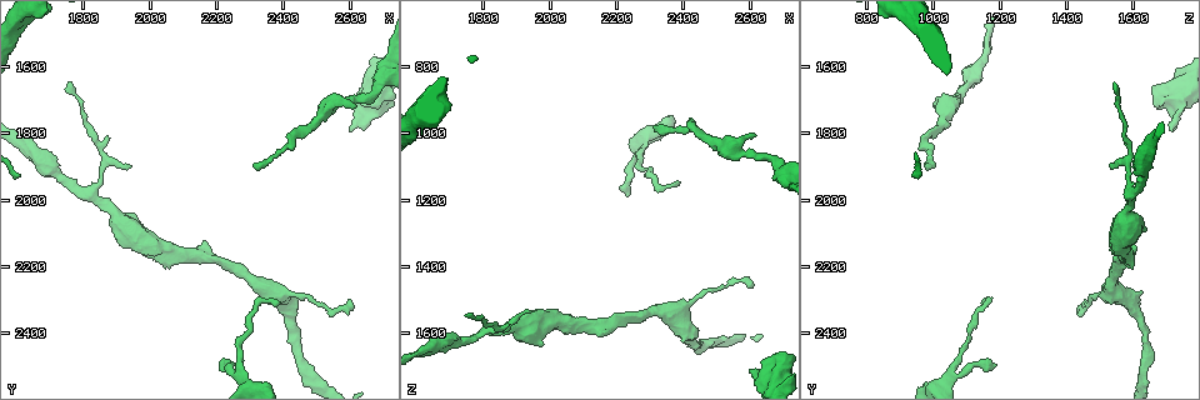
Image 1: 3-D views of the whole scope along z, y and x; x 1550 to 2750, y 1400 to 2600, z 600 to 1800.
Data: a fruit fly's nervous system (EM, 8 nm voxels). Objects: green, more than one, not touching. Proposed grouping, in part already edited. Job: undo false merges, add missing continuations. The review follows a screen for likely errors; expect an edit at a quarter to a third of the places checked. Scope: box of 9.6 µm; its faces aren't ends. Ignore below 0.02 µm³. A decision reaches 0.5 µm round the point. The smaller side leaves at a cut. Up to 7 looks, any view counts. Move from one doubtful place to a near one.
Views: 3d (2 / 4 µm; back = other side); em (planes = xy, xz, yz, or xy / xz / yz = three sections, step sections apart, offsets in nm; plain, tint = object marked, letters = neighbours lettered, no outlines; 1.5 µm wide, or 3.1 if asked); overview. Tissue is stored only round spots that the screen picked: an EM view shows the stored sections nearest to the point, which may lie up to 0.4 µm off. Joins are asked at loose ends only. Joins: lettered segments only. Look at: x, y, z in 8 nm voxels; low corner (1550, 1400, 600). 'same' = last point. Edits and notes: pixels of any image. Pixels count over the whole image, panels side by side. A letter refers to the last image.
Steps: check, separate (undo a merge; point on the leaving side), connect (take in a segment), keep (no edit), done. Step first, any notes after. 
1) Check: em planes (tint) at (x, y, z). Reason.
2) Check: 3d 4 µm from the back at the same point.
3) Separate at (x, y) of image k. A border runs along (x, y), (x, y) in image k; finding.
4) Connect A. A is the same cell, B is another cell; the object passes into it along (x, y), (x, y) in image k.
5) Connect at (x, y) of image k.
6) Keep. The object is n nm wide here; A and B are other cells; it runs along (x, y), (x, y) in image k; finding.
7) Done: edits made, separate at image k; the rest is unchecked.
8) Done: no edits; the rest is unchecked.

Check: em xy step 4 (tint) at (2600, 1800, 1720). Free end.

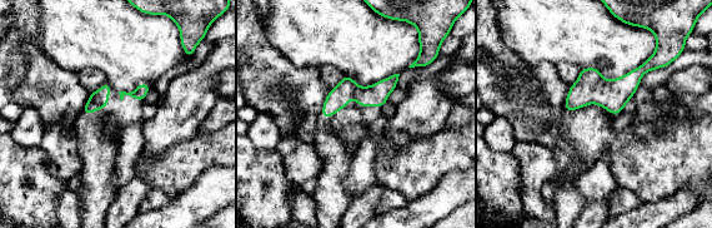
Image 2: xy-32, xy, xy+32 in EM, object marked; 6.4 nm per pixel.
Check: em planes (letters) at the same point. Cut it another way.

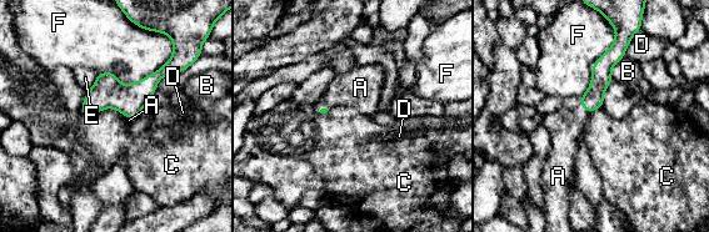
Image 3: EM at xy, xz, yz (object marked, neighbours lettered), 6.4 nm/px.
Connect A. A is the same cell, B, C, D, E and F are other cells; it goes on there.

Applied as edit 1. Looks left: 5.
Check: 3d 2 µm at (2310, 1890, 980). Tapers out.

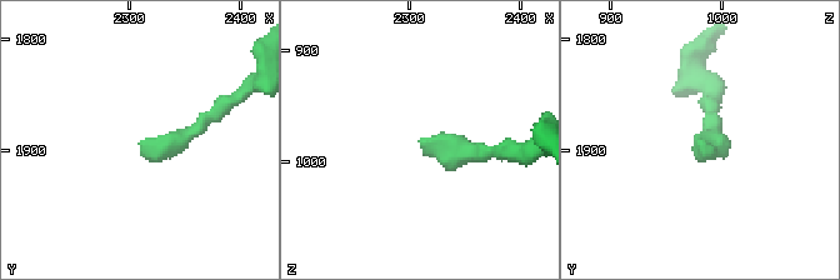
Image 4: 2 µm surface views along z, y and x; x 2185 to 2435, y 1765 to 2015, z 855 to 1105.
Check: em xz step 8 (tint) at (2310, 1902, 978).

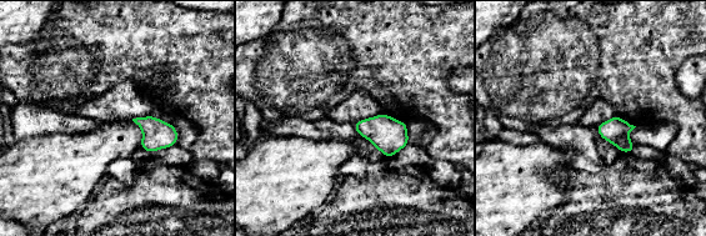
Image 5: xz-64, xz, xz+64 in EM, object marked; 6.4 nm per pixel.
Check: em planes (letters) at the same point. Cut it another way.

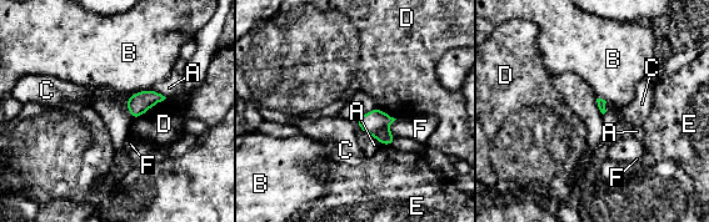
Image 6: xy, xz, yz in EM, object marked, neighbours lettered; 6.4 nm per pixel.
Keep. A, B, C, D, E and F are other cells; a border runs along (607, 102), (605, 111) in image 6; none of them fits.

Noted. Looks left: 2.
Check: em planes (letters) at (2240, 2500, 1190). Tapers out.

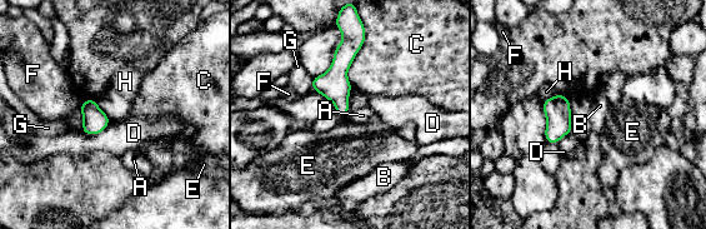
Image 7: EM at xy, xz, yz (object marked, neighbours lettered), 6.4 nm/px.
Keep. The object is 130 nm wide here; A, B, C, D, E, F, G and H are other cells; a border runs along (350, 109), (345, 114) in image 7; none of them fits.

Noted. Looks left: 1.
Done: edits made, connect at image 3; the rest is unchecked.

